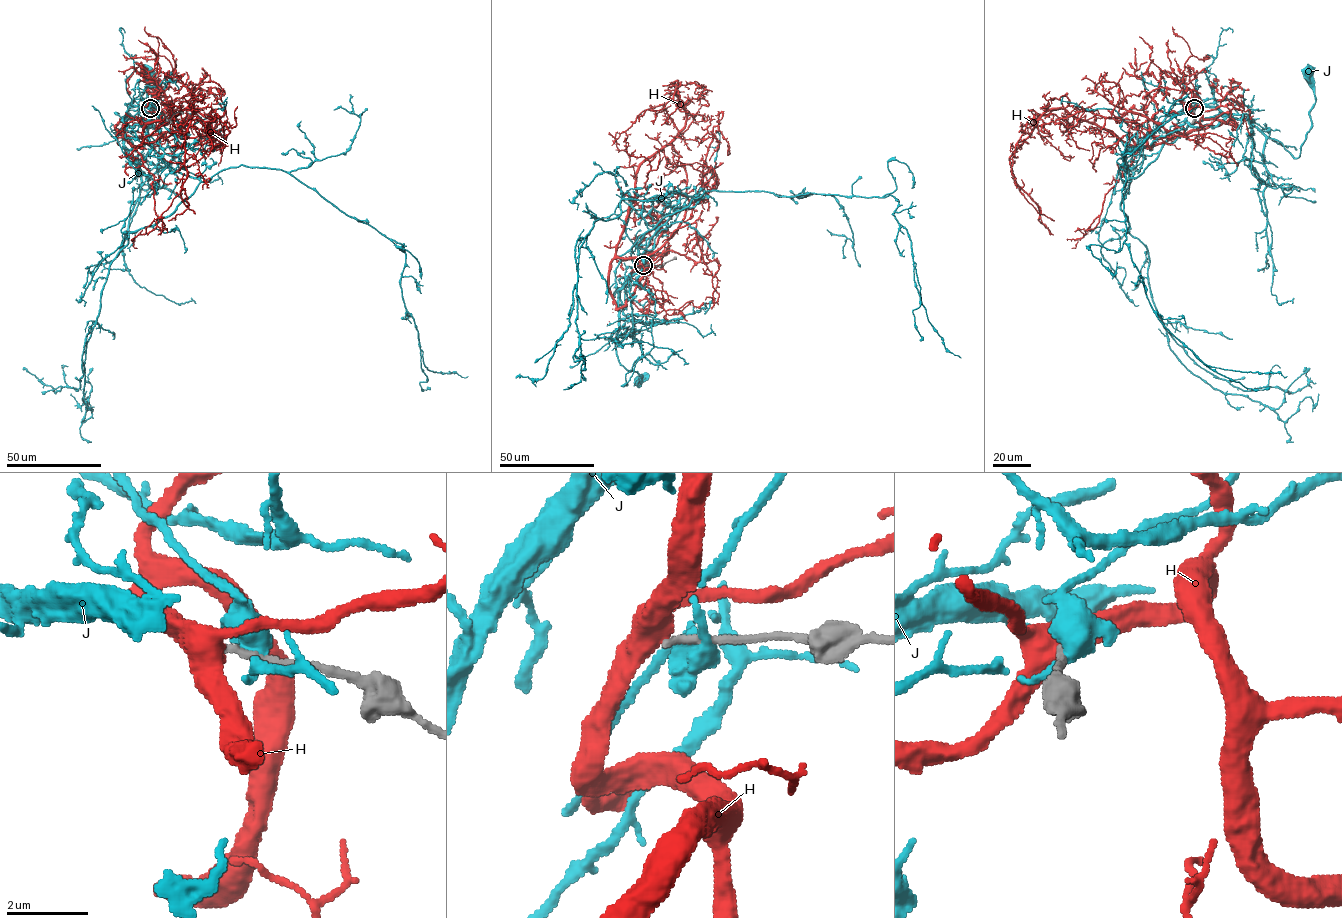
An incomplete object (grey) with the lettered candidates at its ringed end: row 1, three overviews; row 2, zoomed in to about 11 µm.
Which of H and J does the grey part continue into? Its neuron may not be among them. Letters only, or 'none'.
none

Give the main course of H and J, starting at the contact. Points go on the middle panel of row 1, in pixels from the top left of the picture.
H: (643, 265), (616, 309), (610, 262), (639, 167), (684, 126), (678, 81), (639, 122)
J: (645, 265), (635, 283), (621, 291), (615, 341), (620, 363), (641, 376), (639, 386), (639, 377)

